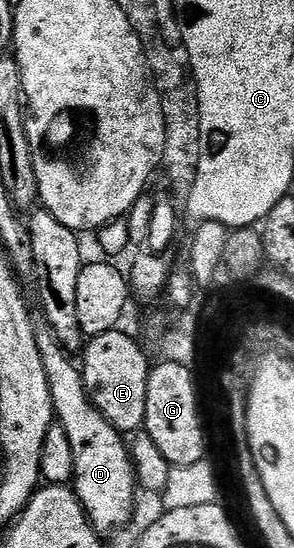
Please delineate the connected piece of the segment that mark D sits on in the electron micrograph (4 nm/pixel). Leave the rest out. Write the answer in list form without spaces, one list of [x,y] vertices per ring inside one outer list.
[[[51,329],[36,330],[35,336],[45,361],[58,424],[69,433],[75,453],[73,490],[82,500],[96,531],[115,531],[133,519],[127,511],[127,462],[133,458],[132,452],[127,451],[127,443],[123,440],[126,438],[121,432],[95,408],[83,384],[83,372],[71,360],[74,359],[72,352],[63,346],[59,336]]]

